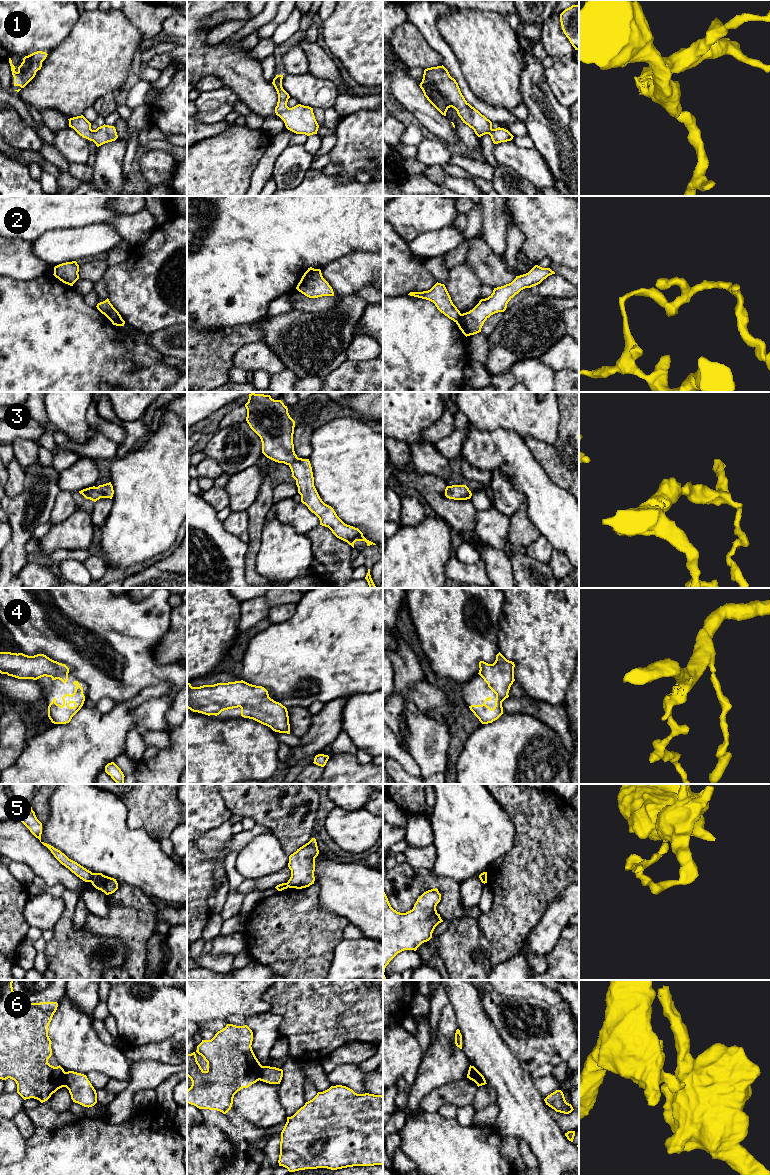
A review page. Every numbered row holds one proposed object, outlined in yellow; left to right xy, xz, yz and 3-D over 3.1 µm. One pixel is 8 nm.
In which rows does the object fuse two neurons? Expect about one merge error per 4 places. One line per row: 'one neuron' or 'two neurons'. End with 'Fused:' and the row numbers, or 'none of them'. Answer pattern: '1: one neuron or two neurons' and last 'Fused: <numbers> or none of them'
1: one neuron
2: two neurons
3: one neuron
4: one neuron
5: two neurons
6: two neurons
Fused: 2, 5, 6

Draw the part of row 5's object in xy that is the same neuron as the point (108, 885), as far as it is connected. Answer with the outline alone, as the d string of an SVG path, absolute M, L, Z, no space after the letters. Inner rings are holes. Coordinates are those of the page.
M93 873L91 883L96 889L101 890L106 895L112 894L118 889L116 879L105 876L102 873Z

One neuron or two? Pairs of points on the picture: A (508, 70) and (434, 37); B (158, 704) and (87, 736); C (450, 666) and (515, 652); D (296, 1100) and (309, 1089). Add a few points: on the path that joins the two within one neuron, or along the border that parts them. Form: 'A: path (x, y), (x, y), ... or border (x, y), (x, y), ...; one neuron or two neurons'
A: border (437, 20), (437, 29), (453, 52), (457, 63); two neurons
B: border (149, 698), (141, 702), (133, 710), (136, 728); two neurons
C: border (499, 627), (498, 651); two neurons
D: border (304, 1081), (304, 1099), (306, 1101); two neurons

